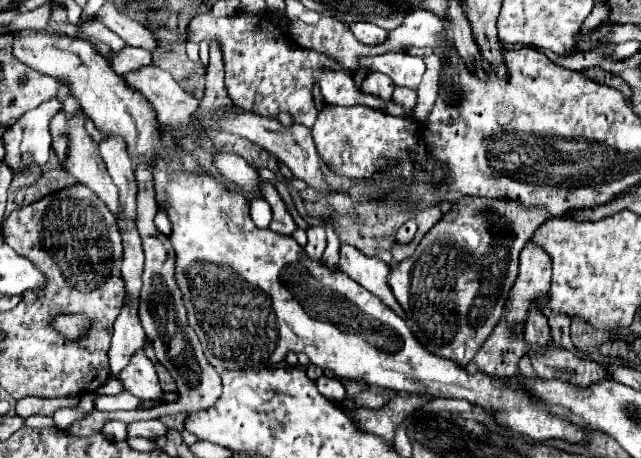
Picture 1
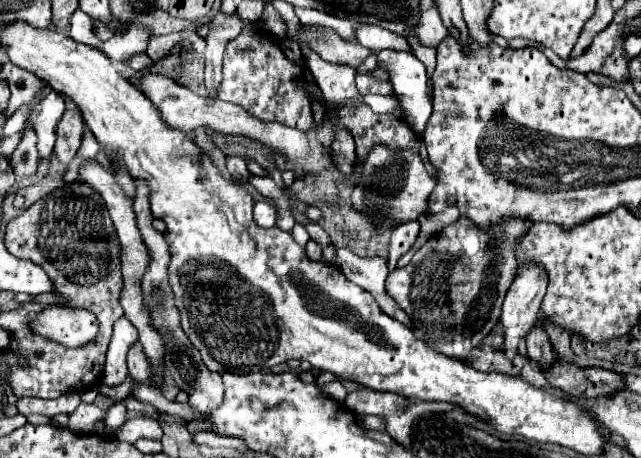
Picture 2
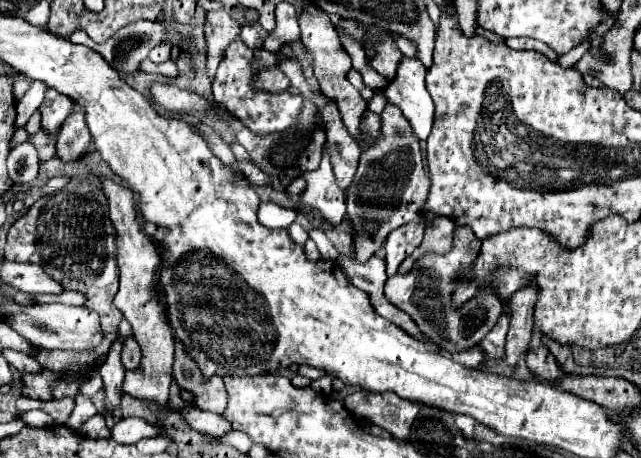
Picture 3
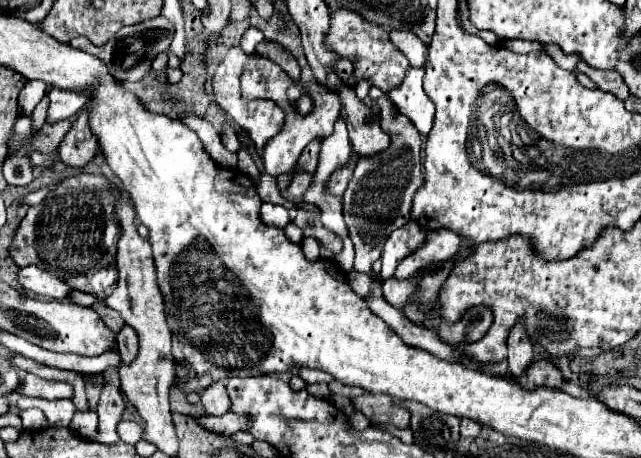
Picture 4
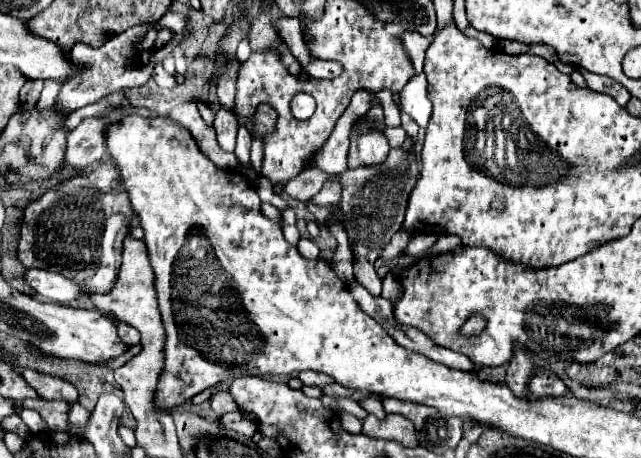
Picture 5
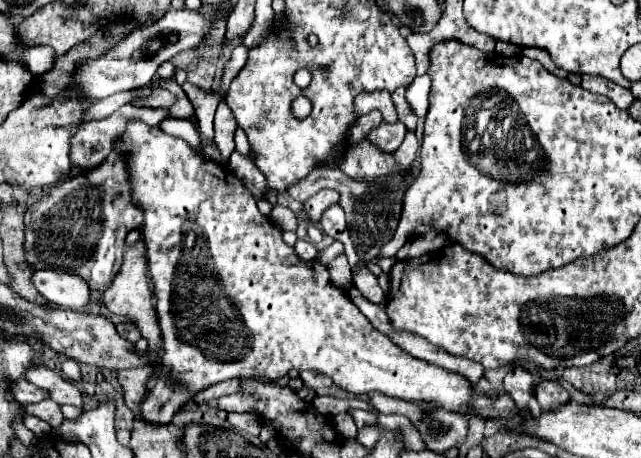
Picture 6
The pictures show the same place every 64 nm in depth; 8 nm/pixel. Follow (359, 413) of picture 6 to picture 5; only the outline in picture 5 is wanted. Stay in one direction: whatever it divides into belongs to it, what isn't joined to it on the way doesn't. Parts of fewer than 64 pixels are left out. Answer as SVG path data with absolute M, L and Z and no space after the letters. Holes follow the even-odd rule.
M336 398L336 400L338 400L338 404L340 404L340 410L342 410L342 412L354 414L354 416L360 418L362 422L364 422L364 418L368 416L368 412L366 412L356 400L352 400L352 398Z

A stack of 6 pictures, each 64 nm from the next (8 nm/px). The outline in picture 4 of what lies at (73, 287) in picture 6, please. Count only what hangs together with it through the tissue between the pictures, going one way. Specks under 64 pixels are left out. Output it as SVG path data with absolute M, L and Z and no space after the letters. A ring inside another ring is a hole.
M36 266L20 268L18 280L26 290L30 290L34 294L40 294L40 296L50 296L54 300L66 300L70 290L72 290L68 286L68 282L64 282L58 276L54 276L52 272L40 270Z

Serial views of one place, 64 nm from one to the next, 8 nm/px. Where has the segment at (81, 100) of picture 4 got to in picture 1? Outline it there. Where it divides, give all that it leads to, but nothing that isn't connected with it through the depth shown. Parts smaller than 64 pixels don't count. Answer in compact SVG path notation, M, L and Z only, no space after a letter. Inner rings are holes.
M50 98L42 102L36 110L24 114L16 124L4 134L6 142L6 162L14 172L20 172L20 154L30 152L34 164L44 166L48 162L52 150L50 122L56 112L62 110L62 102L58 98Z

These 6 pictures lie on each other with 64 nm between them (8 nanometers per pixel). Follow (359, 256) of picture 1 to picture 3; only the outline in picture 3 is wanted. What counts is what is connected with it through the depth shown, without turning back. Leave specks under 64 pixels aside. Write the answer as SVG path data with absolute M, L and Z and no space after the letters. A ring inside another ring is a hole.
M380 254L372 256L366 264L358 264L356 260L352 260L350 256L338 256L338 266L344 270L344 274L348 276L348 280L362 292L368 294L372 308L384 316L386 320L390 320L392 324L400 326L406 334L410 334L412 338L420 340L420 342L430 342L426 334L420 332L420 328L416 326L416 322L402 310L398 310L396 306L392 306L386 296L384 296L384 282L386 282L386 266L384 266L384 258Z

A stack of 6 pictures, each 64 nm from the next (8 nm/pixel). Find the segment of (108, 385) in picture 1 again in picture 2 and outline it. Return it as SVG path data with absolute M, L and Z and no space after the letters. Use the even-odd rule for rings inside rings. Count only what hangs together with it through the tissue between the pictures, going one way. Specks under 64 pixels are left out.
M126 378L126 382L122 382L122 384L112 388L101 384L99 386L99 393L114 401L121 401L132 393L134 386L136 386L136 382L132 382L132 378Z

